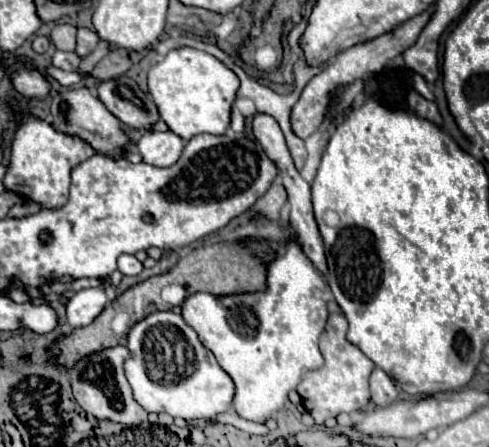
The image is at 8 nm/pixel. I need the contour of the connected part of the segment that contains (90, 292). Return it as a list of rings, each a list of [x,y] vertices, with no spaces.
[[[103,287],[97,289],[81,289],[65,303],[67,323],[69,327],[87,327],[93,319],[103,311],[107,303],[107,295]]]

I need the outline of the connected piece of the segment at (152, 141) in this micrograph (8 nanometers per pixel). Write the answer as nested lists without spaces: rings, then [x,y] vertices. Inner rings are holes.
[[[145,131],[145,135],[139,139],[137,149],[145,163],[157,165],[157,167],[169,167],[181,157],[183,139],[177,137],[173,131]]]

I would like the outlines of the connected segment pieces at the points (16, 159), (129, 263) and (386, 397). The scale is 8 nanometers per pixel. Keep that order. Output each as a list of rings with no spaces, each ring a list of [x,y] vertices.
[[[15,111],[19,115],[17,129],[11,141],[11,157],[3,185],[29,201],[41,205],[41,209],[59,209],[67,203],[71,169],[93,157],[97,151],[77,135],[67,135],[57,131],[51,123],[37,119],[35,115],[25,115],[25,111]]]
[[[121,255],[119,257],[119,271],[123,275],[139,275],[143,271],[143,265],[133,255]]]
[[[379,367],[373,369],[373,373],[369,377],[369,385],[371,385],[373,403],[377,407],[385,407],[385,403],[395,403],[399,399],[399,391],[397,391],[395,381]]]

